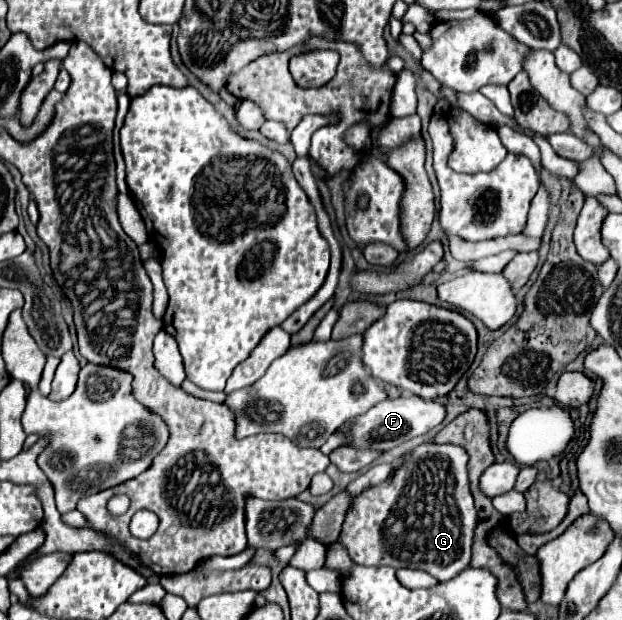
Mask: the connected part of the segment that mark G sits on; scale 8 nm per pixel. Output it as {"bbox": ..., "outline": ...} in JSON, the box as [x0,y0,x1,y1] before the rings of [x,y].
{"bbox":[339,444,477,582],"outline":[[[421,444],[417,448],[413,448],[409,454],[405,454],[401,458],[401,466],[397,468],[395,476],[391,482],[383,482],[375,488],[369,488],[367,492],[363,492],[353,508],[349,510],[349,514],[345,516],[345,522],[343,522],[343,530],[341,530],[341,536],[339,536],[339,542],[349,550],[349,556],[355,564],[361,564],[361,566],[391,566],[391,568],[419,568],[419,570],[425,570],[429,572],[431,576],[435,576],[439,582],[445,582],[445,580],[451,580],[453,576],[457,576],[459,572],[463,572],[465,568],[469,568],[469,560],[471,560],[471,542],[473,542],[473,530],[477,526],[477,514],[475,514],[475,506],[473,506],[473,496],[469,492],[469,478],[467,478],[467,452],[461,448],[461,446],[455,446],[455,444]]]}

